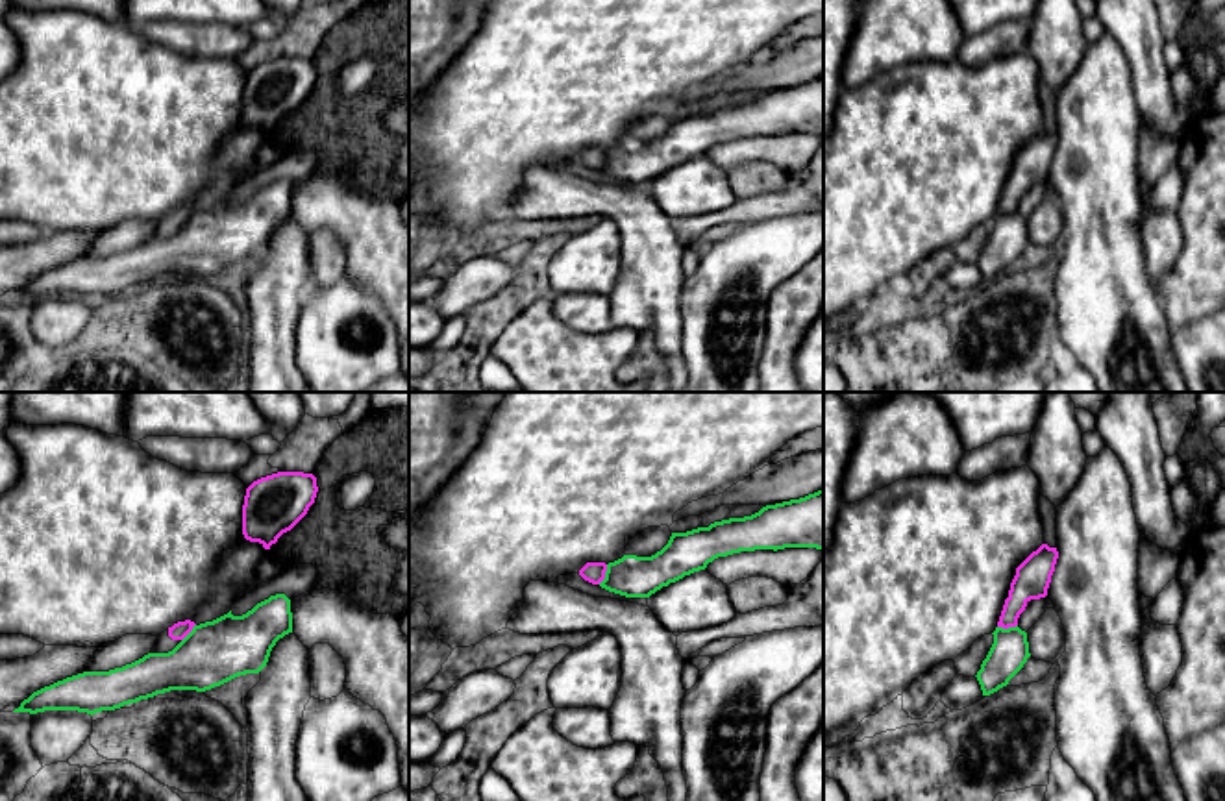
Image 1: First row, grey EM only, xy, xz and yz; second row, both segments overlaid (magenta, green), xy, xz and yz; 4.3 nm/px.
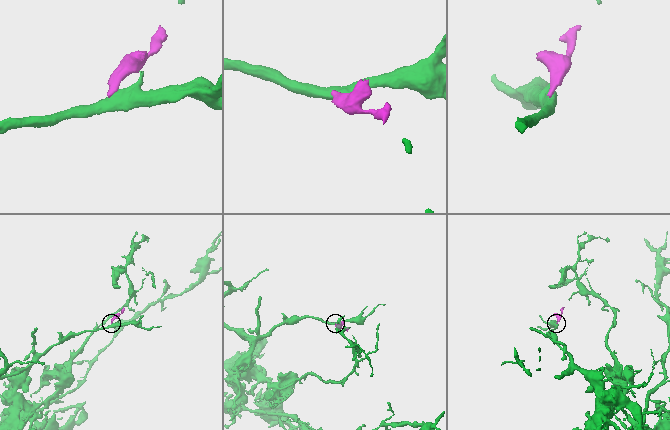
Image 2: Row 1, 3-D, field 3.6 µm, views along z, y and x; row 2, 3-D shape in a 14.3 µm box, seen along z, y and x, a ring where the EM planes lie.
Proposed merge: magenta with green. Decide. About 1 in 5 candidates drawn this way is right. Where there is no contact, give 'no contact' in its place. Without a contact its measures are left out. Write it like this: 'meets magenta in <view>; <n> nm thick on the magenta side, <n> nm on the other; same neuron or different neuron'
meets magenta in xz; 100 nm thick on the magenta side, 180 nm on the other; different neuron

